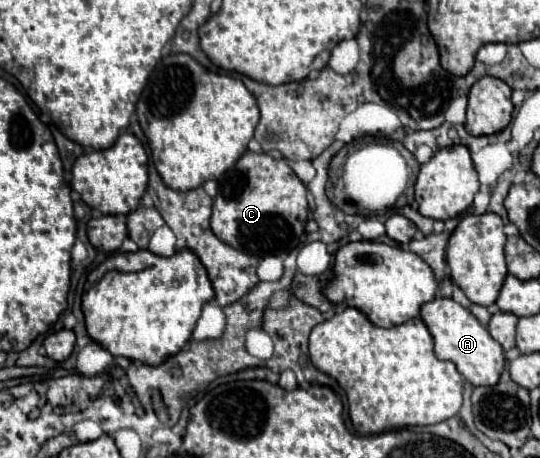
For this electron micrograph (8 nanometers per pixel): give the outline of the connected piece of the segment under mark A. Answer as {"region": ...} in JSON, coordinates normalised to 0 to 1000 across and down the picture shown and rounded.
{"region":[[[806,648],[802,657],[787,662],[780,670],[780,688],[783,705],[791,710],[794,727],[802,731],[806,745],[806,775],[809,784],[820,788],[839,788],[846,810],[876,841],[913,841],[920,836],[931,801],[935,801],[935,775],[928,753],[906,731],[906,723],[876,692],[876,683],[843,662],[839,653],[828,648]]]}

